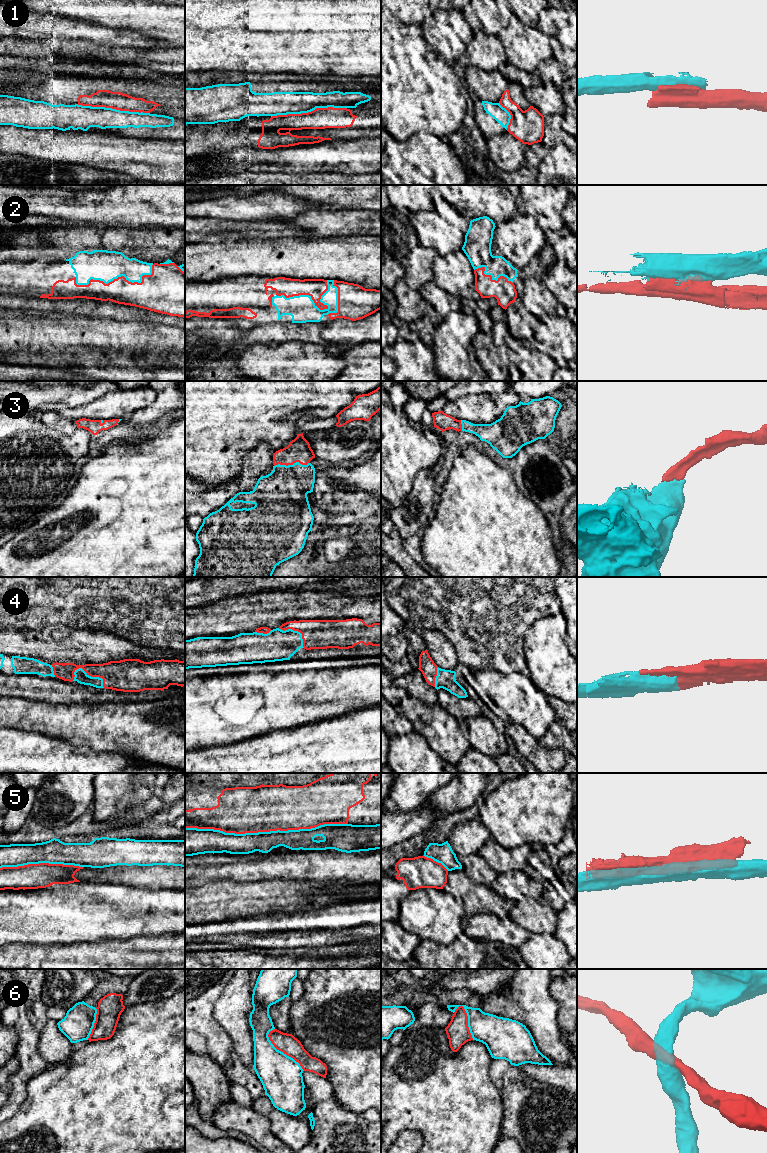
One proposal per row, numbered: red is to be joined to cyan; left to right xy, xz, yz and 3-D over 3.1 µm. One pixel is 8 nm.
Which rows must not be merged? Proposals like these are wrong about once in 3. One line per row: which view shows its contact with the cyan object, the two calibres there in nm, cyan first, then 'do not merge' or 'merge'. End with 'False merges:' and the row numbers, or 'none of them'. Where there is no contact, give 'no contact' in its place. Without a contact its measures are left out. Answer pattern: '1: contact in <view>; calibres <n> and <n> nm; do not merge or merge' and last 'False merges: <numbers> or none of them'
1: contact in xz; calibres 190 and 170 nm; do not merge
2: contact in xy; calibres 240 and 200 nm; do not merge
3: contact in xz; calibres 400 and 190 nm; merge
4: contact in xy; calibres 100 and 240 nm; merge
5: contact in xz; calibres 170 and 380 nm; do not merge
6: contact in xz; calibres 340 and 160 nm; do not merge
False merges: 1, 2, 5, 6

